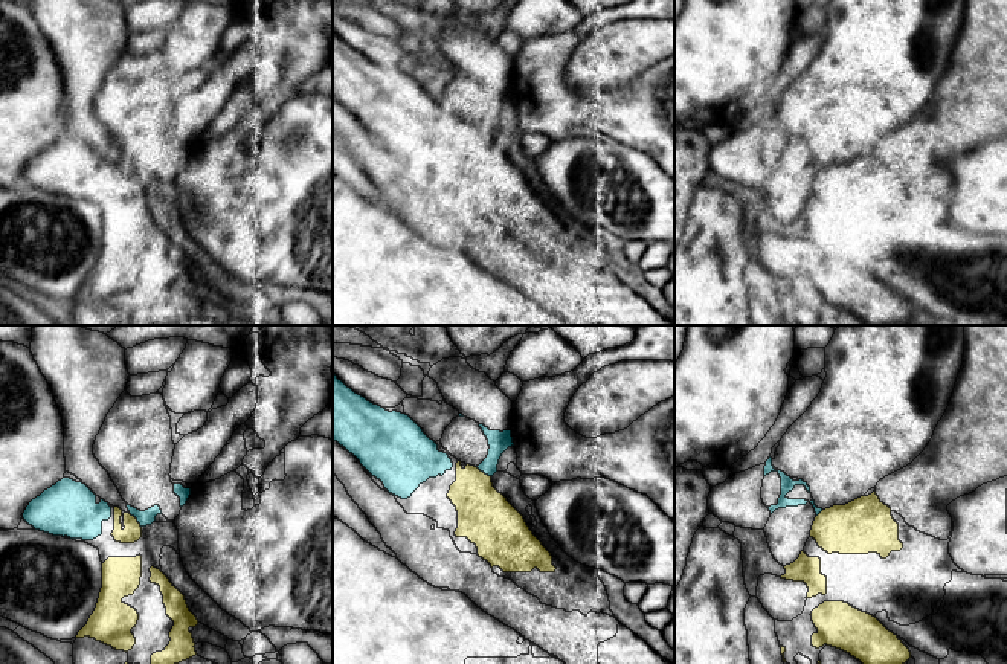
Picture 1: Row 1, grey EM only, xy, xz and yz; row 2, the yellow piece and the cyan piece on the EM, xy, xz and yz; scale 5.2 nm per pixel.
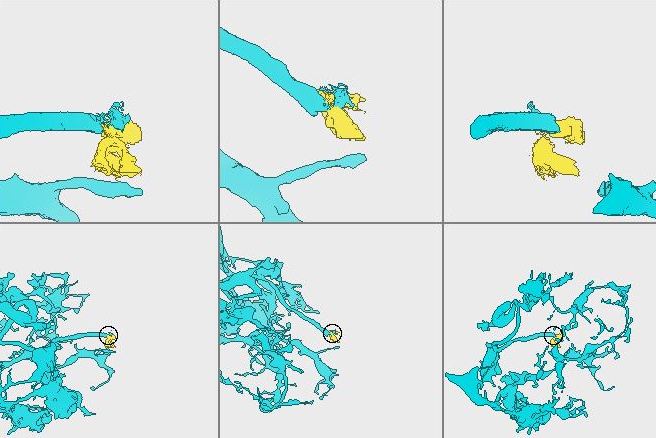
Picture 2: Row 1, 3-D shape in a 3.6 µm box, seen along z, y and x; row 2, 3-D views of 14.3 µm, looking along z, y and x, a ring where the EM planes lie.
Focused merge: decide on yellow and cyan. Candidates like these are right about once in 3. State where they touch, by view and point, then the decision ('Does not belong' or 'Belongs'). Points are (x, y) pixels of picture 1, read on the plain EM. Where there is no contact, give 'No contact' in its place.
Touches yellow at xy (136, 177). Belongs

